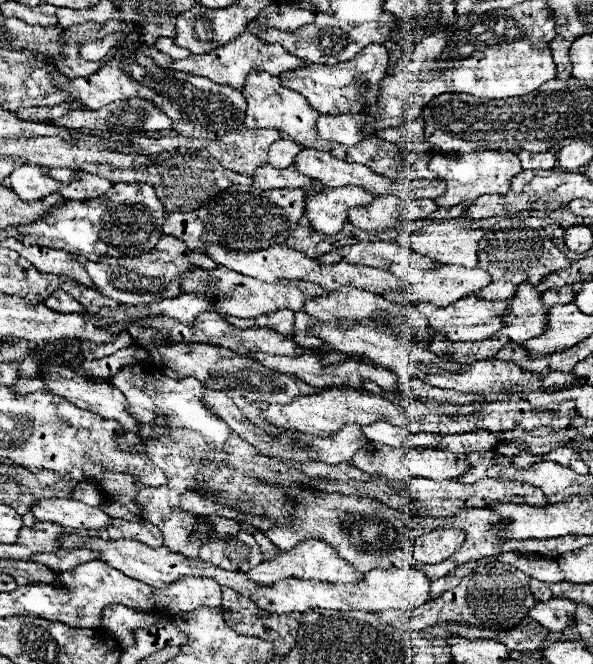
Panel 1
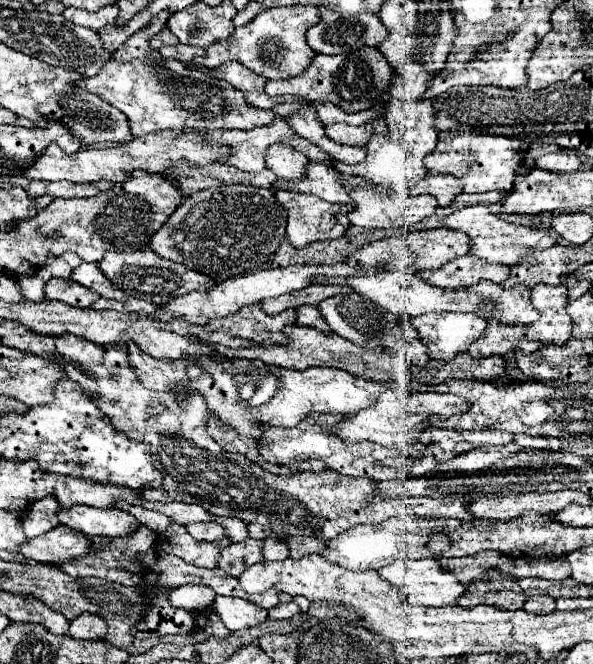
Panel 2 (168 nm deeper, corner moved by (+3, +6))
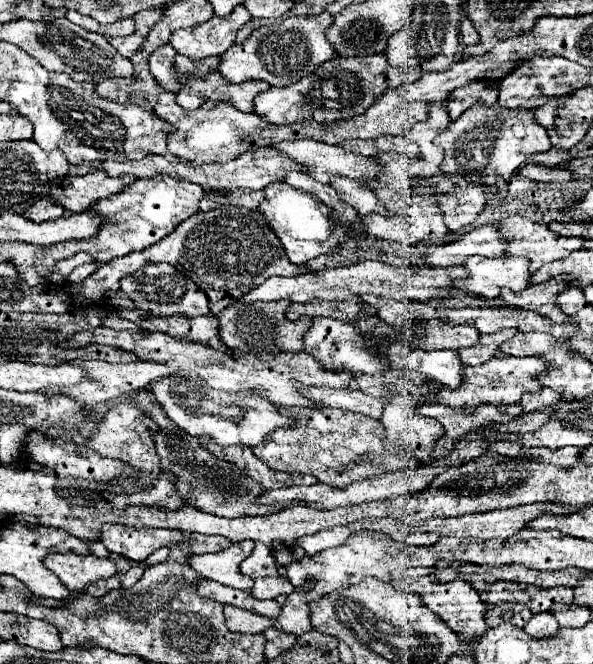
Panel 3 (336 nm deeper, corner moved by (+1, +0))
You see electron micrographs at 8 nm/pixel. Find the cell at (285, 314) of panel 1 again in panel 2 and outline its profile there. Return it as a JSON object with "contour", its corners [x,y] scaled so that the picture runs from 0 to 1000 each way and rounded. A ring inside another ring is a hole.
{"contour":[[[422,458],[405,470],[358,482],[347,488],[351,497],[374,497],[391,506],[422,509],[445,518],[486,518],[486,506],[479,500],[482,491],[499,488],[499,467],[479,467],[465,476],[449,473],[438,458]]]}

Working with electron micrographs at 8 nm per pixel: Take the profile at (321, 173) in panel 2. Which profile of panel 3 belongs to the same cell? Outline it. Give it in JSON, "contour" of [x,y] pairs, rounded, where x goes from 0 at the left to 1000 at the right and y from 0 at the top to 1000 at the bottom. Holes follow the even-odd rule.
{"contour":[[[563,265],[556,271],[556,280],[567,286],[573,301],[580,301],[587,310],[594,310],[607,322],[621,322],[621,319],[637,319],[648,325],[654,322],[651,313],[644,313],[641,301],[624,286],[617,286],[614,280],[607,280],[604,274],[597,274],[590,268]]]}

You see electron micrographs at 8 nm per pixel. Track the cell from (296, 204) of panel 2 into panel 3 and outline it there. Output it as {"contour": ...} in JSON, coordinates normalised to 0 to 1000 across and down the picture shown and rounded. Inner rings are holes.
{"contour":[[[482,274],[452,277],[445,283],[445,289],[449,289],[449,298],[438,307],[438,319],[459,337],[459,343],[462,343],[465,355],[472,358],[492,398],[516,398],[519,392],[526,392],[540,383],[553,383],[587,361],[590,349],[583,349],[583,343],[577,343],[560,328],[556,313],[550,313],[550,307],[543,307],[543,301],[530,298],[526,292],[489,283]]]}

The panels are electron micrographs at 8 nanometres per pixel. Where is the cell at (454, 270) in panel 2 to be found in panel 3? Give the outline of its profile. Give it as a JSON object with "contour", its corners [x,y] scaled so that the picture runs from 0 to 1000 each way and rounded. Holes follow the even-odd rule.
{"contour":[[[793,386],[782,395],[789,419],[766,422],[766,431],[803,446],[833,449],[847,434],[867,440],[884,437],[894,425],[890,392],[887,389],[806,389]]]}

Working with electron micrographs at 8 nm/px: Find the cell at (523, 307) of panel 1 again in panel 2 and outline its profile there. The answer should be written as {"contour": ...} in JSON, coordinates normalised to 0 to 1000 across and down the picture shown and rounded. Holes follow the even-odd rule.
{"contour":[[[907,428],[897,434],[897,458],[914,473],[907,485],[890,491],[887,512],[911,512],[934,521],[954,521],[965,500],[965,479],[958,479],[958,434]]]}

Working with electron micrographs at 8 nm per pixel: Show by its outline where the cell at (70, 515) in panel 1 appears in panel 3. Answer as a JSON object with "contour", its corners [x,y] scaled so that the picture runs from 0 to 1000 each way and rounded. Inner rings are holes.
{"contour":[[[172,789],[169,816],[196,834],[223,840],[229,846],[246,843],[263,825],[287,822],[290,816],[310,816],[300,798],[280,795],[216,795],[209,789]]]}

